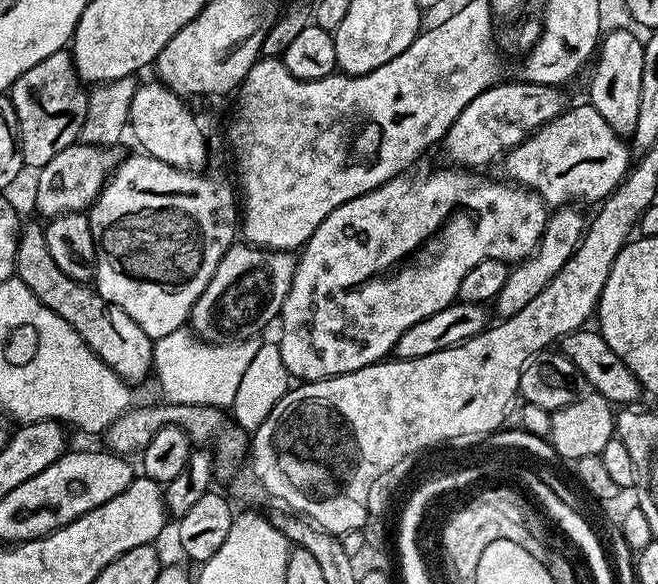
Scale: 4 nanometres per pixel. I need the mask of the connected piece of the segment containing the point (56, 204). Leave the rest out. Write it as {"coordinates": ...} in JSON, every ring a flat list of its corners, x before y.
{"coordinates":[[77,142,57,157,52,158,46,167,39,171,36,190,36,208,46,218,62,213,85,211,100,195,118,162,113,149,105,146,88,145]]}

